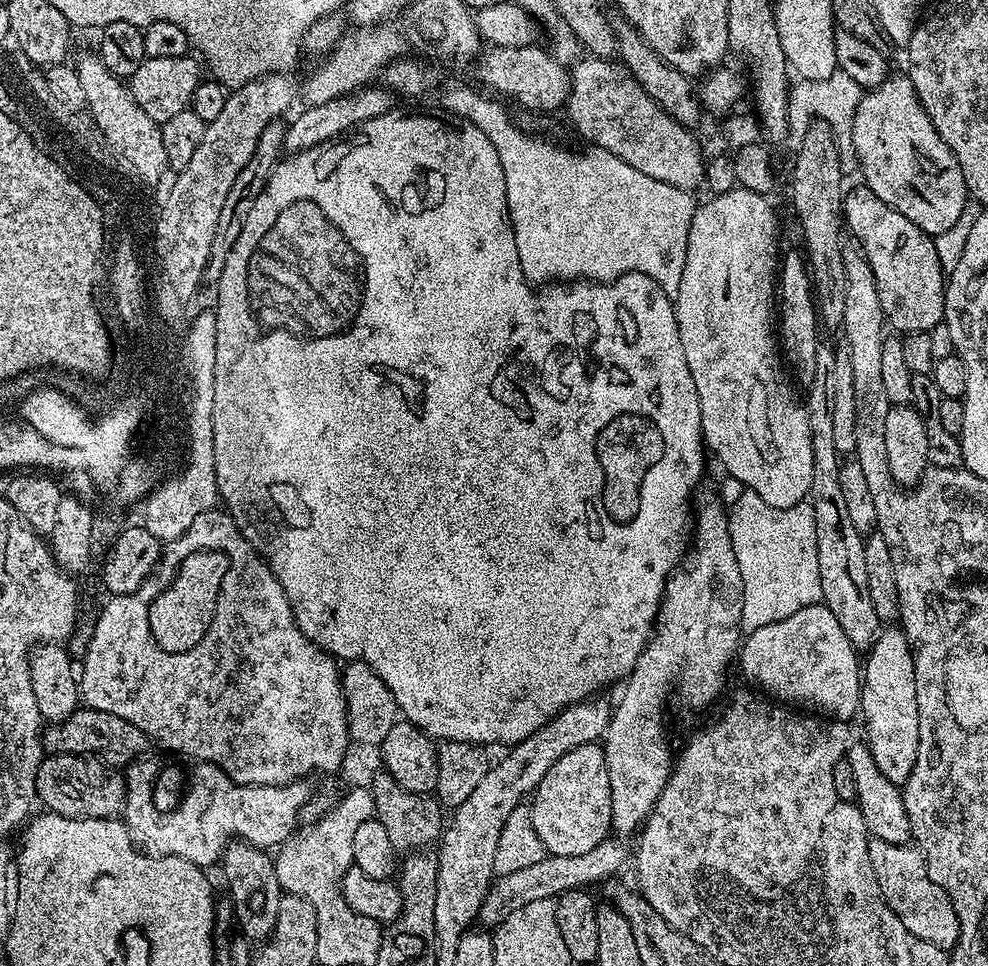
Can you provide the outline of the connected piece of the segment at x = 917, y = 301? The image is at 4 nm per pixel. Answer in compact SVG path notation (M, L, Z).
M867 186L847 193L842 201L842 220L864 253L878 286L884 319L897 333L929 333L944 318L946 273L938 260L935 239L927 236L906 214L898 214Z

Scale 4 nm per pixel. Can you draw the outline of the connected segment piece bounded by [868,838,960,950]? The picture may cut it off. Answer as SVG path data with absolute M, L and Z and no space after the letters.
M869 839L870 866L874 866L874 878L878 878L878 886L882 890L884 900L898 914L902 926L914 934L914 938L922 938L922 942L930 942L945 950L955 948L960 937L958 914L954 914L954 906L950 898L938 886L928 873L924 854L911 843L894 844Z

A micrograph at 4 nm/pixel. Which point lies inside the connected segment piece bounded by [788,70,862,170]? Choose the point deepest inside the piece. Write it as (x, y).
(834, 101)

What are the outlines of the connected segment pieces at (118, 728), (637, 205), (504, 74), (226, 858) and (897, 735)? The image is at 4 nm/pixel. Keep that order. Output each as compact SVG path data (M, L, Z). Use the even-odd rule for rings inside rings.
M87 706L77 707L76 712L62 722L48 724L42 732L42 743L45 753L95 758L112 770L127 769L132 761L141 759L150 747L147 734L138 730L134 722L126 722L126 718L118 718L118 714L106 714L106 710Z
M452 84L441 94L440 100L446 107L452 108L454 115L461 116L461 121L473 124L475 128L482 130L482 134L486 134L486 138L490 138L494 150L498 150L498 162L502 162L502 178L506 178L510 235L514 238L514 246L518 246L518 262L522 266L525 280L533 286L544 286L549 282L611 282L626 275L627 272L637 272L650 277L668 296L675 297L678 286L682 282L682 270L686 266L686 242L690 238L690 222L698 207L697 201L692 201L693 193L686 188L658 182L658 178L650 178L650 174L642 174L642 170L634 170L634 166L630 166L630 162L622 162L622 158L618 158L618 154L610 154L601 148L588 146L585 147L585 152L571 152L570 149L559 148L558 145L551 144L548 140L539 140L536 134L525 130L517 121L516 125L508 117L503 106L498 104L500 102L497 99L483 91L480 92Z
M527 44L521 48L489 47L479 57L475 68L477 78L485 84L483 87L489 93L500 98L509 96L514 103L528 108L524 110L529 113L545 114L544 112L552 112L555 108L563 109L567 105L569 69L557 62L549 51L544 49L543 52L536 44Z
M233 840L224 846L223 864L228 892L232 895L230 908L234 913L234 924L236 920L240 927L239 935L249 942L267 941L274 930L274 922L278 922L278 906L282 895L275 859L265 849L255 848L253 844L246 844L242 840Z
M888 626L876 637L866 653L862 664L860 681L860 712L864 716L864 728L868 731L866 743L870 754L874 754L874 762L878 770L882 770L882 778L903 786L910 778L910 770L914 770L914 762L918 758L918 694L914 682L914 658L908 635L899 626Z

